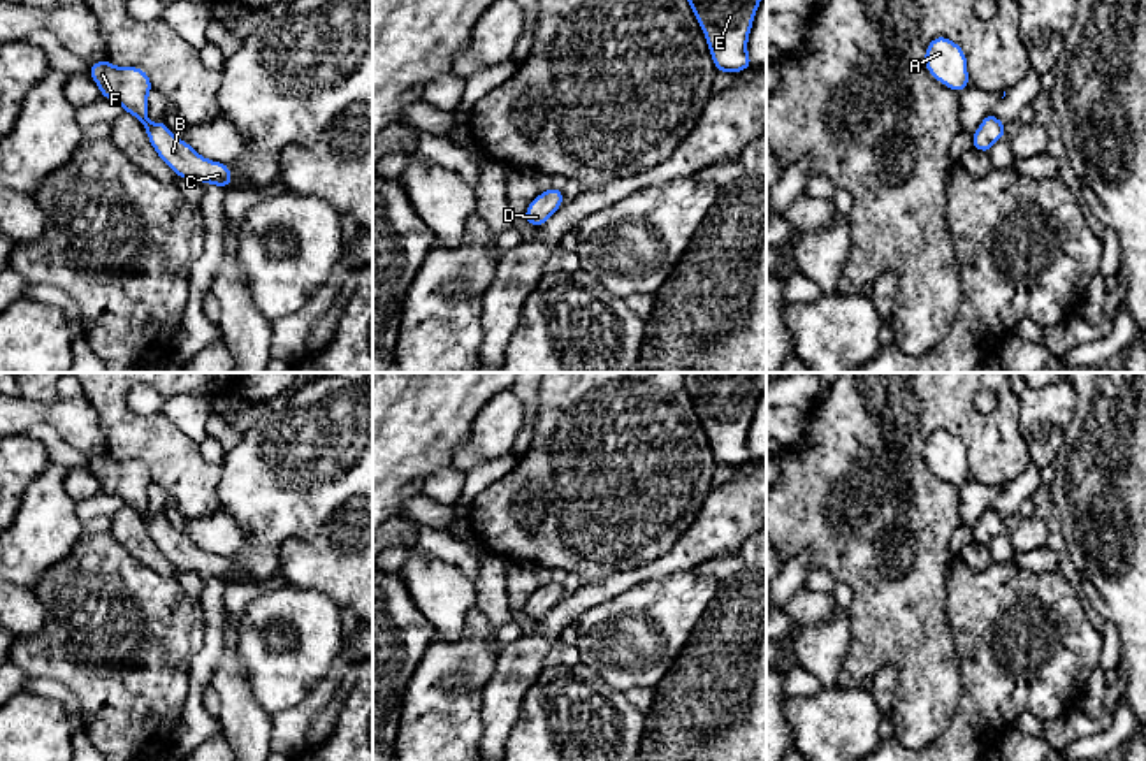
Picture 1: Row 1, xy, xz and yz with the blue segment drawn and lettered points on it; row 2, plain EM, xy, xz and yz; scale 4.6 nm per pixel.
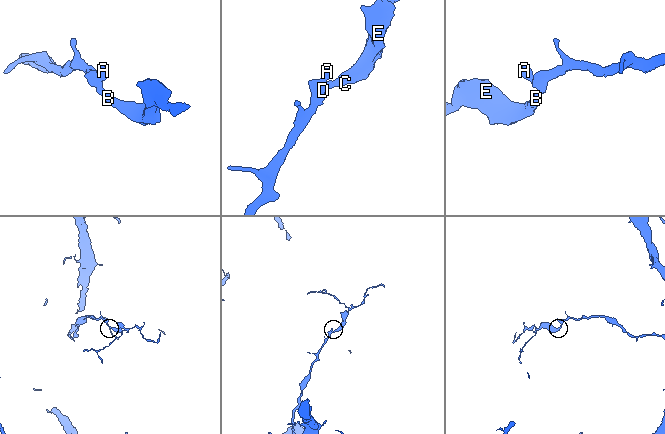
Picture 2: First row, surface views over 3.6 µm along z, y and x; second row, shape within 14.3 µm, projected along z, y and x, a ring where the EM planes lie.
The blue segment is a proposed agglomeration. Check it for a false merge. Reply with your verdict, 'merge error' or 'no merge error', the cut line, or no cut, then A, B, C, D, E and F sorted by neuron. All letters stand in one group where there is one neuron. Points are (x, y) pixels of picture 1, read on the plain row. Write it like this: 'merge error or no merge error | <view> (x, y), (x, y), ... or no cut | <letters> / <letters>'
no merge error | no cut | A B C D E F

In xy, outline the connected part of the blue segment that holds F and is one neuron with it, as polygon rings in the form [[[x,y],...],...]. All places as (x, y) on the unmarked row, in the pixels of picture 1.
[[[105,452],[90,459],[90,469],[100,489],[116,494],[125,506],[135,510],[148,525],[156,548],[178,571],[213,576],[220,582],[232,578],[230,561],[200,550],[188,536],[176,531],[163,515],[148,515],[148,487],[153,483],[149,469],[137,460],[114,460]]]

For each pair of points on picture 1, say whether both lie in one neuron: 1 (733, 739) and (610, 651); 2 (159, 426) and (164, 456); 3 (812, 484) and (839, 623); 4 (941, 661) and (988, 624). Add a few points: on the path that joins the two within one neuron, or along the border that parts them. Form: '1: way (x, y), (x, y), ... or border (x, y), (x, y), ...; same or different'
1: border (681, 651), (654, 688); different
2: way (159, 433), (159, 445), (162, 449); same
3: border (848, 610), (851, 645), (846, 652); different
4: border (944, 610), (953, 637), (962, 691); different

